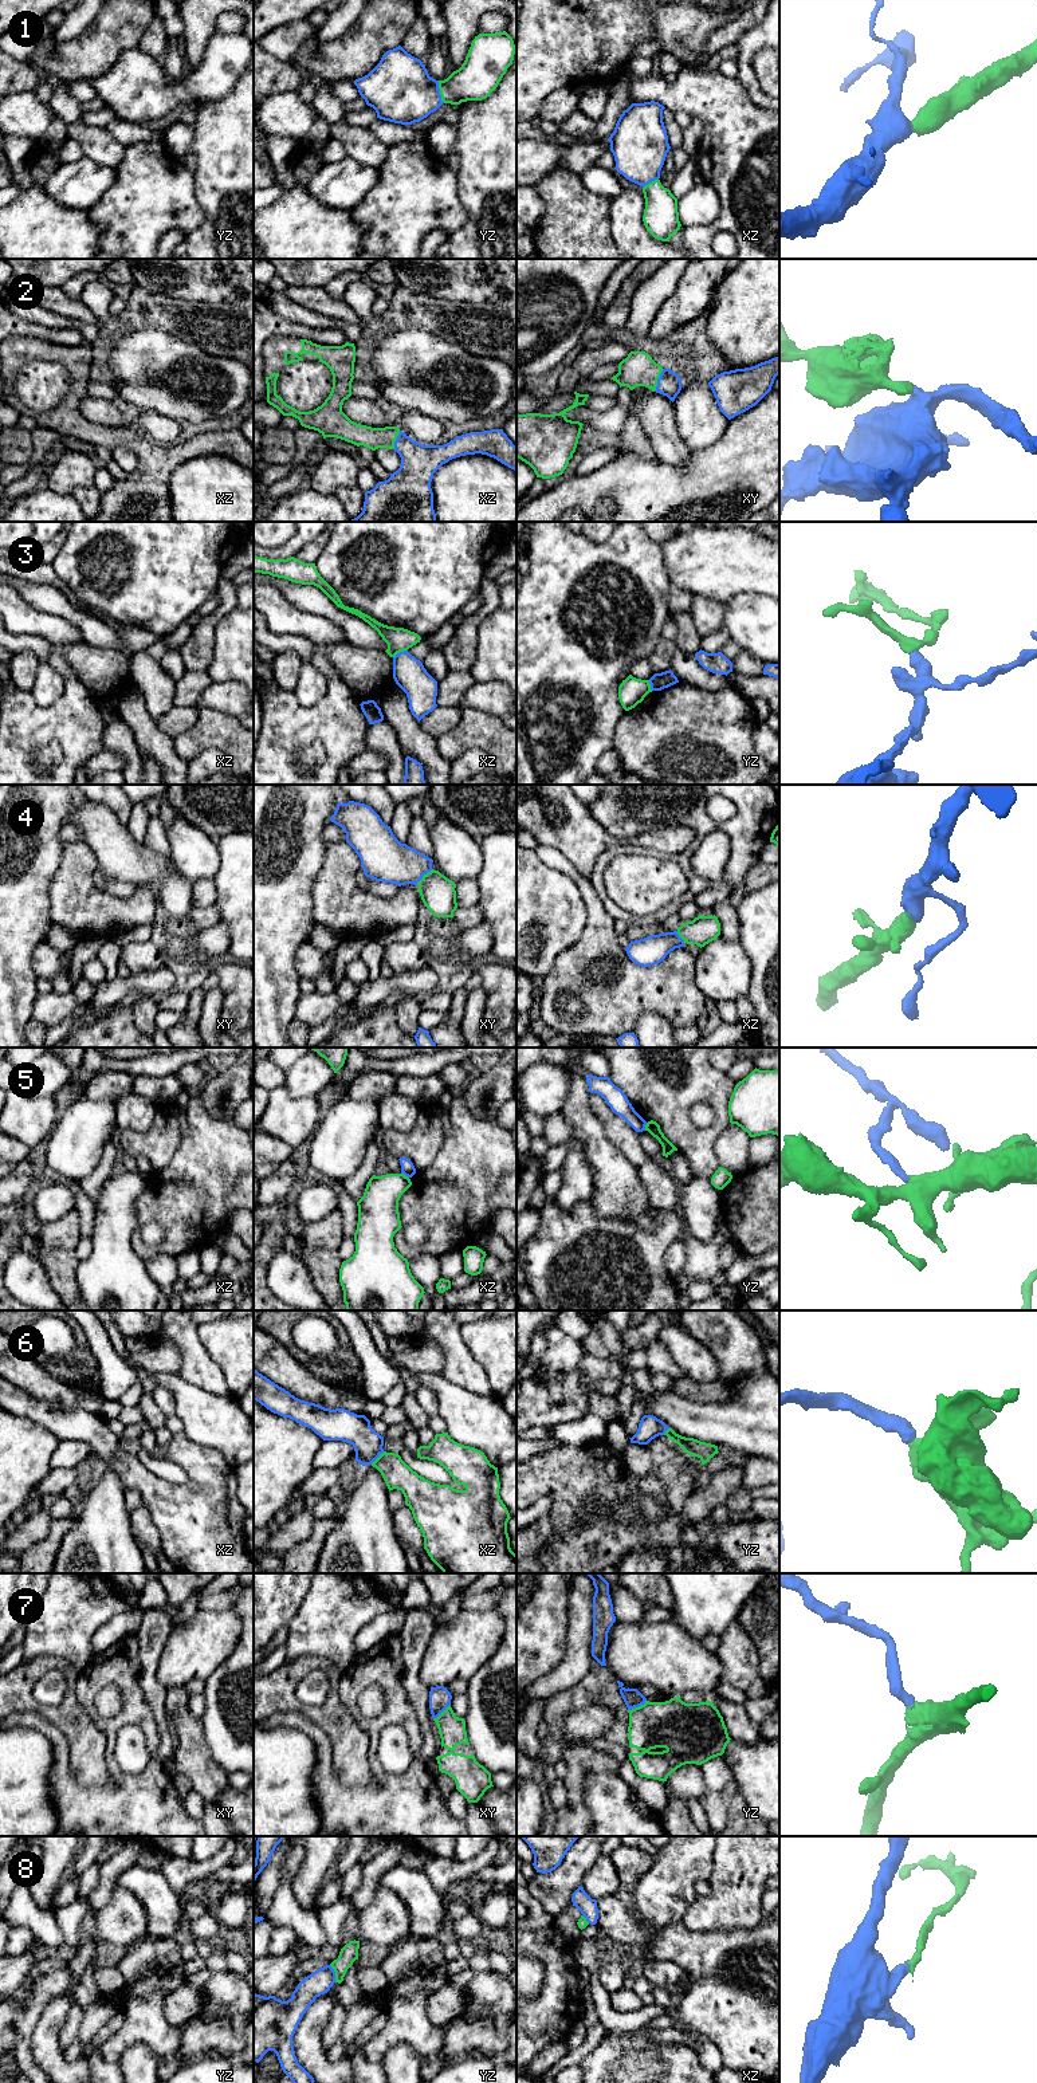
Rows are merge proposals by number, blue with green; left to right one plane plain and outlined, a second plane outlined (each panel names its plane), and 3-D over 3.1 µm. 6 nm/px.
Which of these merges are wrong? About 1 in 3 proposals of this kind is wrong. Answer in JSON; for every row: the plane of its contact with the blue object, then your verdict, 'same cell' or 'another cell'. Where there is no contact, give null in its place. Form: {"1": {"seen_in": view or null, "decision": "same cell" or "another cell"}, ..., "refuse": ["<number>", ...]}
{"1": {"seen_in": "yz", "decision": "same cell"}, "2": {"seen_in": "xy", "decision": "same cell"}, "3": {"seen_in": "xz", "decision": "another cell"}, "4": {"seen_in": "xy", "decision": "same cell"}, "5": {"seen_in": "xz", "decision": "another cell"}, "6": {"seen_in": "xz", "decision": "same cell"}, "7": {"seen_in": "yz", "decision": "same cell"}, "8": {"seen_in": "yz", "decision": "another cell"}, "refuse": ["3", "5", "8"]}

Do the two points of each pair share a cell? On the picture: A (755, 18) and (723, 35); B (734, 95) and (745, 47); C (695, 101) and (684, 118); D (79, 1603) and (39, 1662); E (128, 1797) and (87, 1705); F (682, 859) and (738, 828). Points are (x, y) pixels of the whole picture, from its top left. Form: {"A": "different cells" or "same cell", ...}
{"A": "same cell", "B": "different cells", "C": "different cells", "D": "different cells", "E": "same cell", "F": "same cell"}

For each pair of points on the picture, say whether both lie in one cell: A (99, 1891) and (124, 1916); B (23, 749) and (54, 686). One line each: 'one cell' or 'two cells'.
A: two cells
B: two cells

